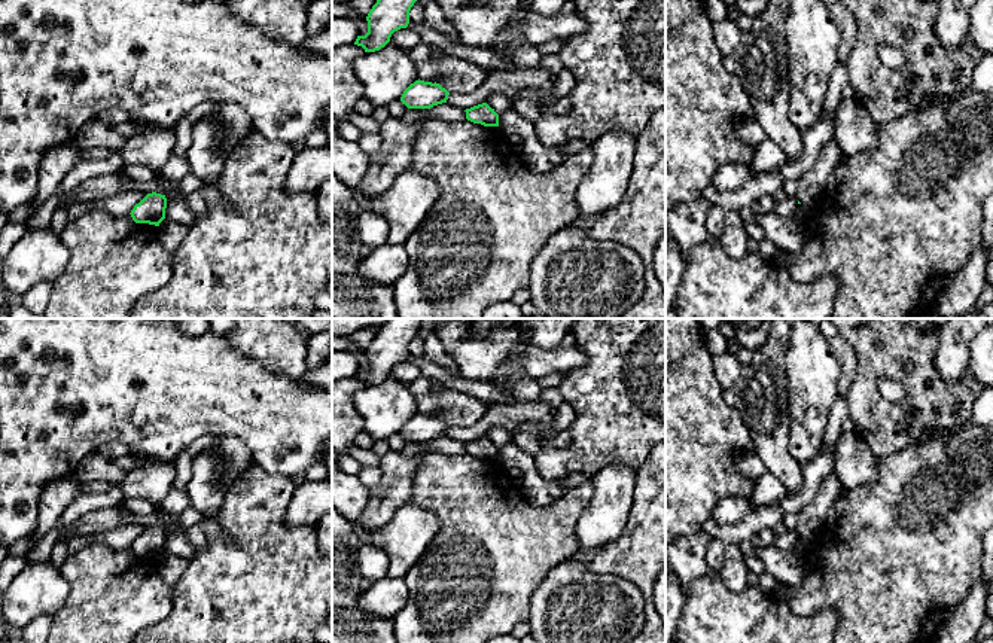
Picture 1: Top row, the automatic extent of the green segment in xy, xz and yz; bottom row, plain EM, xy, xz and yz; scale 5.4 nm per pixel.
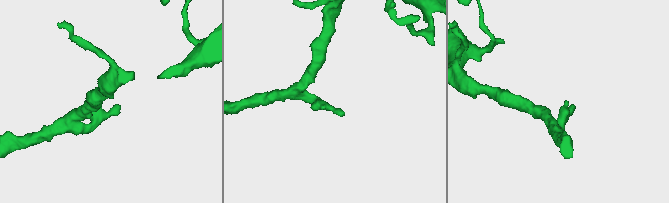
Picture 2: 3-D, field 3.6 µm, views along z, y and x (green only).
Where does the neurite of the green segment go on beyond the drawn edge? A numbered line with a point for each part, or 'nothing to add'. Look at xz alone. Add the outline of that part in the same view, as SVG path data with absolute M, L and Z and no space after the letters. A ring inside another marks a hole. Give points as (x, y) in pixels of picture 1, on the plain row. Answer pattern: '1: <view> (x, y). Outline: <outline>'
nothing to add

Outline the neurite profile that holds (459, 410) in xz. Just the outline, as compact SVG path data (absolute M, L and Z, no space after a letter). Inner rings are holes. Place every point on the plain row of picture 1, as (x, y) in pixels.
M445 388L441 393L417 394L415 402L420 414L436 415L454 427L470 427L487 411L484 402L453 388Z

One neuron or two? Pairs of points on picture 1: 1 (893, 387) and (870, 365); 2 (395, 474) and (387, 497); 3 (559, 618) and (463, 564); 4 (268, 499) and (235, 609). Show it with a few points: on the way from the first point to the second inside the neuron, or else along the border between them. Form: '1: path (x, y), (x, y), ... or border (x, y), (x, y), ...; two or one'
1: border (877, 383), (882, 378), (893, 378), (908, 396); two
2: path (395, 480), (393, 491); one
3: border (547, 572), (532, 596), (527, 618); two
4: path (259, 526), (259, 582); one

